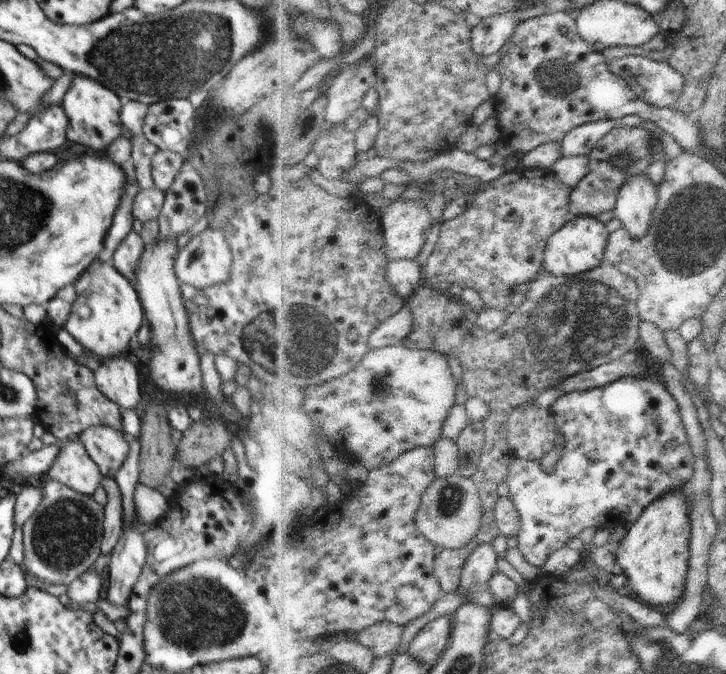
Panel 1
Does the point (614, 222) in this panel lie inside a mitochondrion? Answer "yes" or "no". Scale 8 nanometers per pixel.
no

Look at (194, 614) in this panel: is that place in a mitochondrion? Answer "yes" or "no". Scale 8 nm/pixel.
yes

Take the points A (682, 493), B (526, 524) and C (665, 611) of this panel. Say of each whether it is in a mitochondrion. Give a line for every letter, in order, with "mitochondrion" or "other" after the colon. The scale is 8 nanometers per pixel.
A: other
B: other
C: other

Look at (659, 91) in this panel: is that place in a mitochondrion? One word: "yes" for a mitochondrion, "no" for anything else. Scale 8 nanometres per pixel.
no

